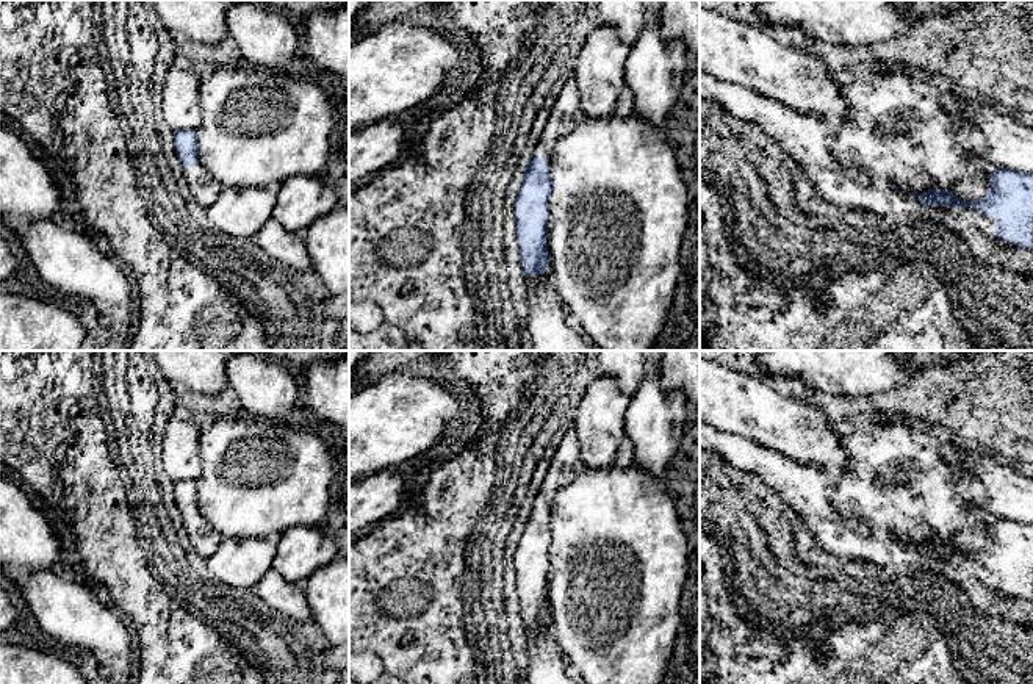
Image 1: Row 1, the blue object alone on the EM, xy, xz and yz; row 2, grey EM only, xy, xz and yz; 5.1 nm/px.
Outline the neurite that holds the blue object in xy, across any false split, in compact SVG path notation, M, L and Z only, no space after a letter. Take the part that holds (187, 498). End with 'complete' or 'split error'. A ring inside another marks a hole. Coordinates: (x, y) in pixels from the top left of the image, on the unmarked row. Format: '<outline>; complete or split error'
M196 481L174 484L175 504L182 518L182 526L202 559L211 557L222 542L222 535L205 521L199 512L199 495Z; split error

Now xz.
M573 426L562 432L534 507L524 517L524 529L515 549L515 587L526 628L543 625L549 615L546 585L548 549L552 542L551 512L557 488L574 476L579 463L579 441Z; split error

